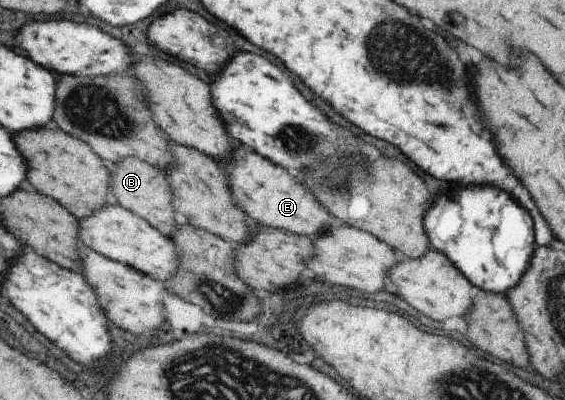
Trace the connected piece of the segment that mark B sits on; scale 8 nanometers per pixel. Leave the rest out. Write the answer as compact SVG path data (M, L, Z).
M123 157L117 163L106 164L109 168L109 177L111 177L108 193L112 202L132 211L159 233L171 238L175 225L178 223L178 216L171 207L171 189L162 170L158 170L137 157Z

